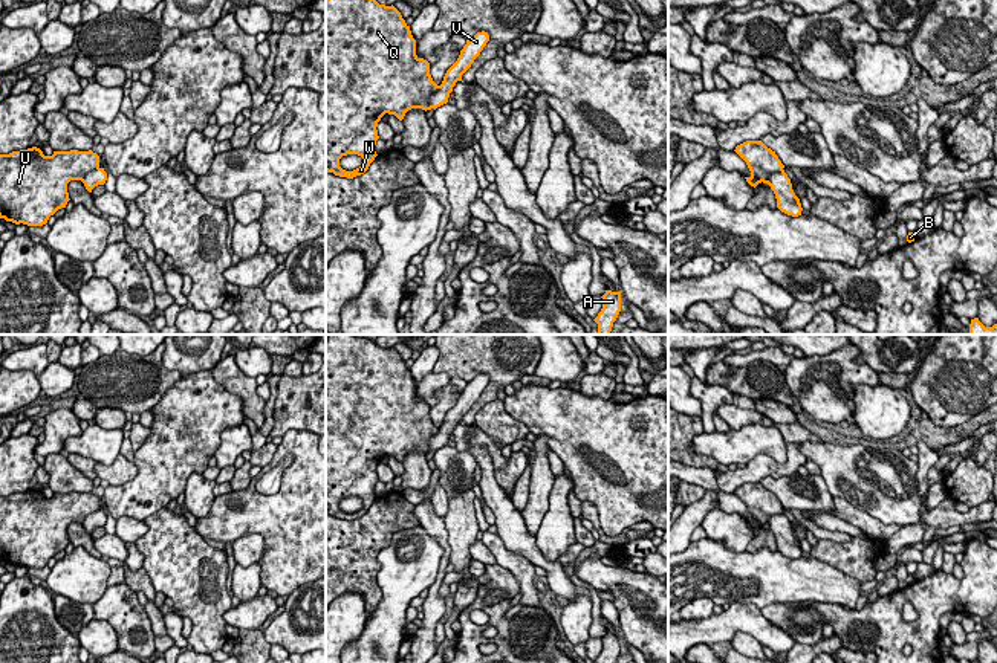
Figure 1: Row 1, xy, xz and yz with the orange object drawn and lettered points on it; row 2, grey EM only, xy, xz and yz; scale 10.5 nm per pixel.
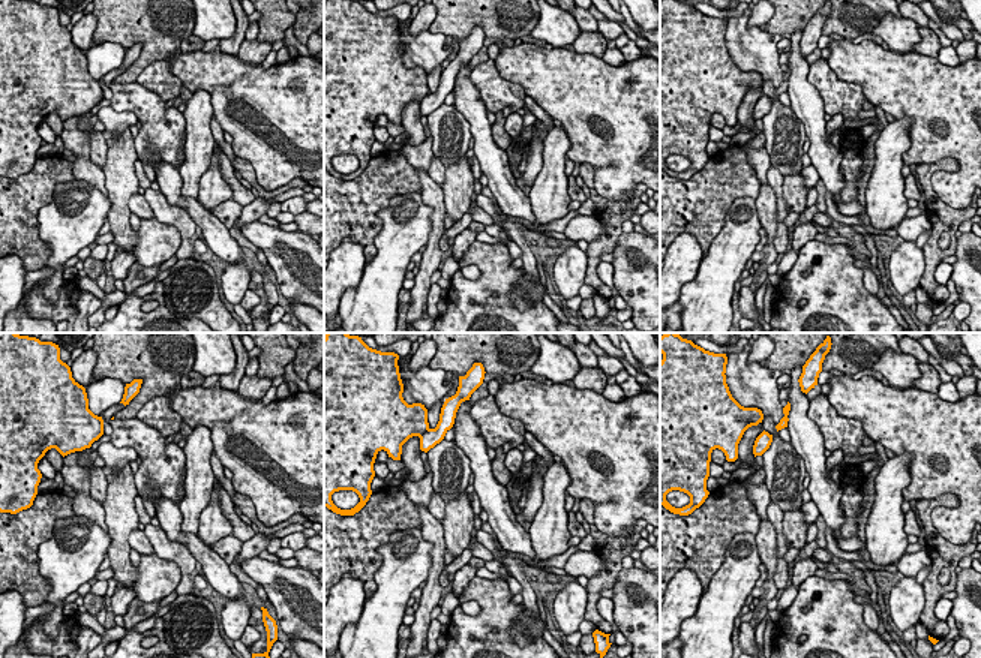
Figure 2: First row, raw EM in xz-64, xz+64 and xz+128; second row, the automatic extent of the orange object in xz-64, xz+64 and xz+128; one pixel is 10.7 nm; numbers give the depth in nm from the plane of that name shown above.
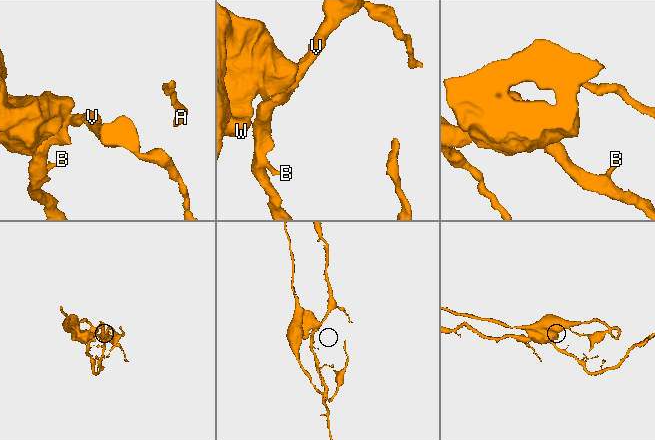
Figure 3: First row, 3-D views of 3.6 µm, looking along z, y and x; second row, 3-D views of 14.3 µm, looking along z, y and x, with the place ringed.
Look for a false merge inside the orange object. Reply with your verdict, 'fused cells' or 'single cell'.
fused cells

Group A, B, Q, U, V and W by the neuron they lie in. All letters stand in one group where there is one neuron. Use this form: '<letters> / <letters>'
A Q U W / B V

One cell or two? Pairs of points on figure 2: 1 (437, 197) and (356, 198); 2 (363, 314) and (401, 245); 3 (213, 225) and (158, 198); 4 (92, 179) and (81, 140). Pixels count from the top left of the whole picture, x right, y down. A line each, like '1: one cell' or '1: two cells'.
1: two cells
2: one cell
3: two cells
4: one cell

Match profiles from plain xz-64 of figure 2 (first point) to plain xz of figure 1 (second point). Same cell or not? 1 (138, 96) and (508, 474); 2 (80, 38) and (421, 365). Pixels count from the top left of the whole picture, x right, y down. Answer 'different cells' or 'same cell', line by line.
1: same cell
2: same cell

